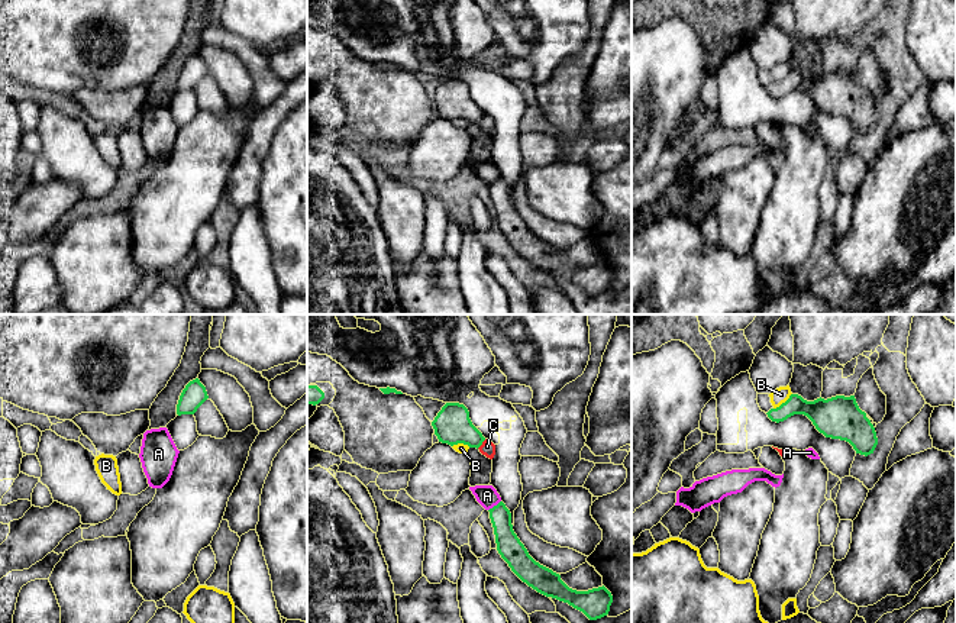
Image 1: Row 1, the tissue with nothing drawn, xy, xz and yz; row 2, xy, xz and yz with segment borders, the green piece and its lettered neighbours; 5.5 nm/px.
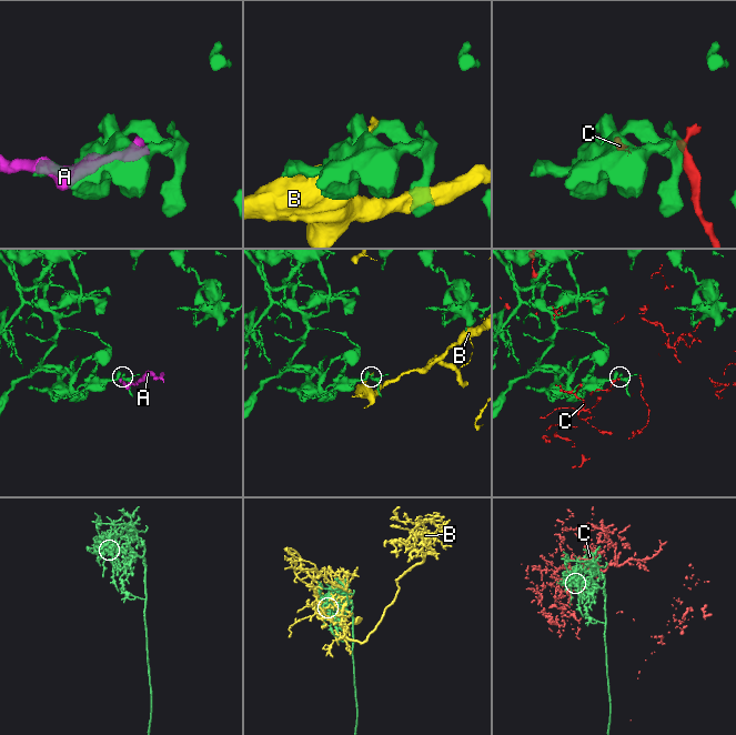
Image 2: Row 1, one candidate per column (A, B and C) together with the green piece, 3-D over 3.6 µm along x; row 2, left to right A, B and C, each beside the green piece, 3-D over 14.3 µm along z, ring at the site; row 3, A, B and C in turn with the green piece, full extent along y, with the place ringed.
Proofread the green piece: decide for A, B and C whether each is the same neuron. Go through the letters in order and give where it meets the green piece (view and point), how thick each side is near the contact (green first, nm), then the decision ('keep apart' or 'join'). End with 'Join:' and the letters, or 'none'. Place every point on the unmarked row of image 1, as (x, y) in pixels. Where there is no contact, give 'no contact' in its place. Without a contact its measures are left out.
A: contact xz (494, 181); calibres 140 and 120 nm; keep apart
B: contact yz (782, 78); calibres 180 and 90 nm; keep apart
C: contact xz (481, 119); calibres 200 and 80 nm; keep apart
Join: none

